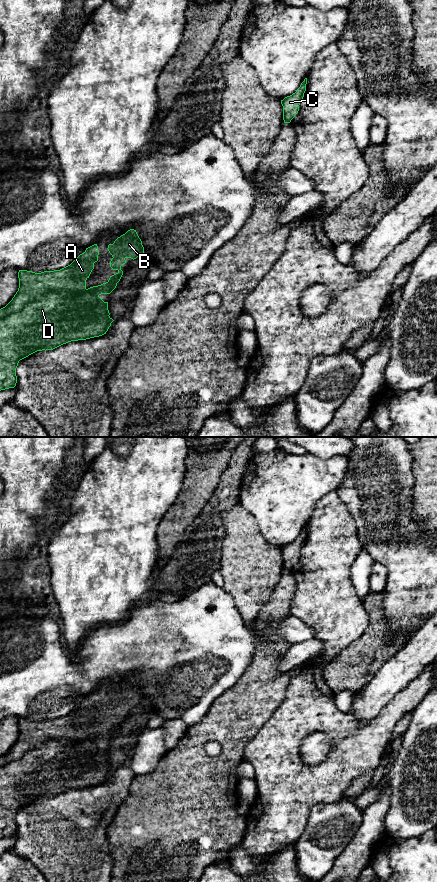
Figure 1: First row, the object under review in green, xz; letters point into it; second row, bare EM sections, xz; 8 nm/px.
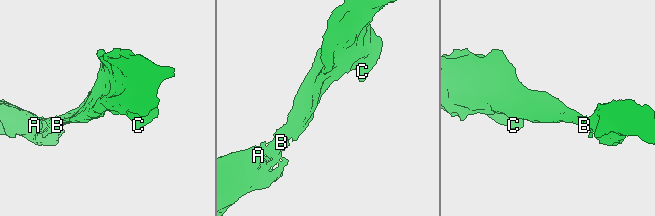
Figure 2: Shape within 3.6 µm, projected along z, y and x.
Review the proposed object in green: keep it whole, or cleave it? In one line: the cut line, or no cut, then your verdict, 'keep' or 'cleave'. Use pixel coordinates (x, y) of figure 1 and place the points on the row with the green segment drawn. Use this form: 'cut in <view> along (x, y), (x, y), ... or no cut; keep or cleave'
no cut; keep

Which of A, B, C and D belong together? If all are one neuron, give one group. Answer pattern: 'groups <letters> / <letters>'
groups A B C D

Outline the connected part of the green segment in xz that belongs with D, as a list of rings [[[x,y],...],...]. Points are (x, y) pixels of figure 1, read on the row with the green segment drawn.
[[[130,229],[108,245],[112,255],[110,267],[118,272],[106,283],[86,288],[94,263],[98,261],[98,246],[86,248],[70,265],[54,271],[35,273],[19,270],[19,288],[12,300],[0,309],[0,391],[14,388],[17,383],[16,368],[20,360],[42,350],[53,350],[71,341],[99,337],[108,331],[114,321],[109,315],[108,302],[99,296],[110,294],[120,281],[121,266],[126,258],[136,259],[144,253],[142,241],[136,230]]]

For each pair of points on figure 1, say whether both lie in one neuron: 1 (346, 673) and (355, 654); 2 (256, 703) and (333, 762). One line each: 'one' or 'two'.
1: one
2: two

